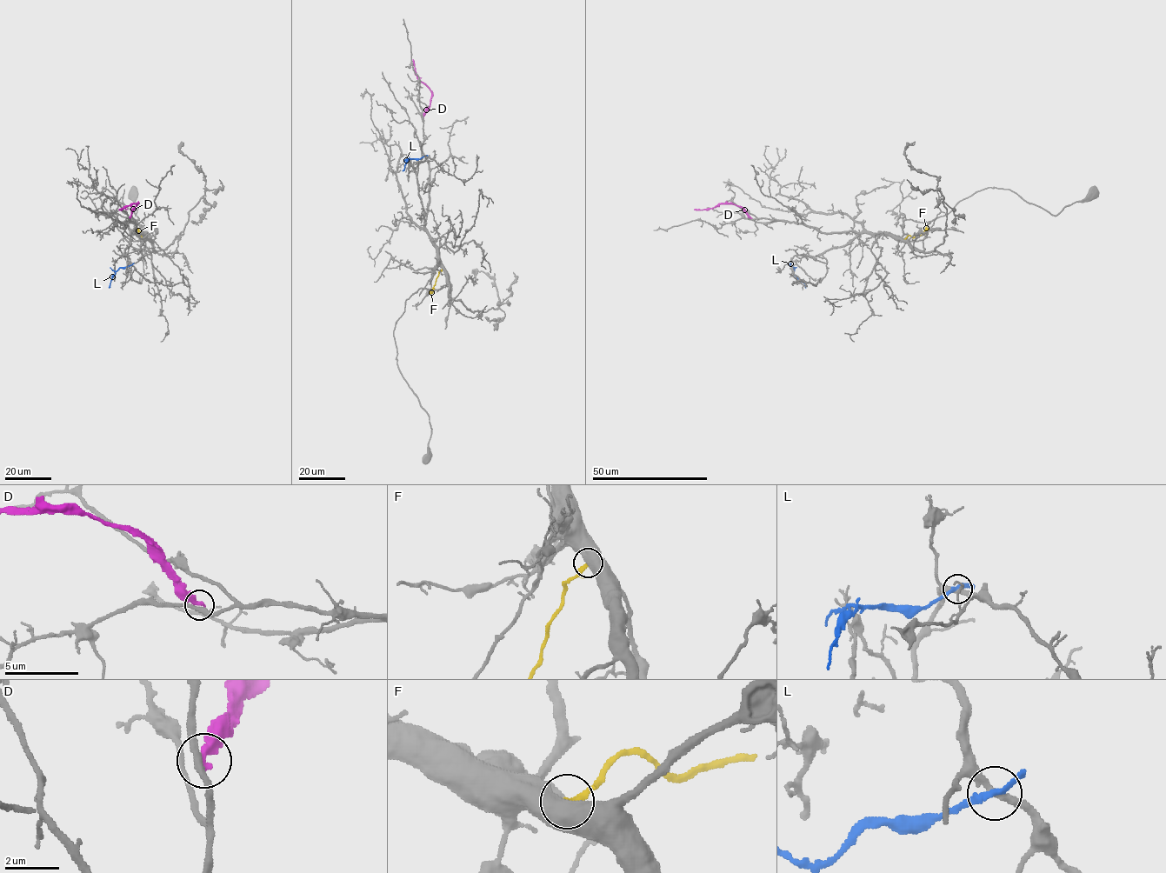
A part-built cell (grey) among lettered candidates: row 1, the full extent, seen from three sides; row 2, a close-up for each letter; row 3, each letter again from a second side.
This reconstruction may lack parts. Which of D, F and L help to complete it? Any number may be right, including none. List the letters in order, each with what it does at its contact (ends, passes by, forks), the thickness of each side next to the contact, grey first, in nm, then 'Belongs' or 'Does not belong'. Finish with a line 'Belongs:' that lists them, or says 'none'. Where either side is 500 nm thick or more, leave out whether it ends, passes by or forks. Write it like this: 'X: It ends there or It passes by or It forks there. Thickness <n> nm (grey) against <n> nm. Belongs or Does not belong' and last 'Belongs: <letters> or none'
D: It ends there. Thickness 280 nm (grey) against 320 nm. Does not belong
F: Thickness 850 nm (grey) against 150 nm. Does not belong
L: It passes by. Thickness 280 nm (grey) against 220 nm. Does not belong
Belongs: none

